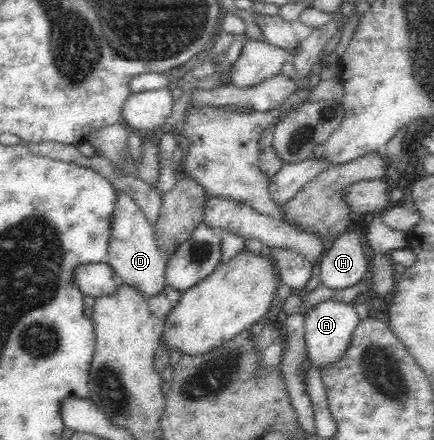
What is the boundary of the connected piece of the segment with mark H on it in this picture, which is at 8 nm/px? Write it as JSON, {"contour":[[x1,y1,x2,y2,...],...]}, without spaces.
{"contour":[[349,229,327,241,325,252,317,261,321,283,335,290,346,290,370,275,365,262,361,231]]}

